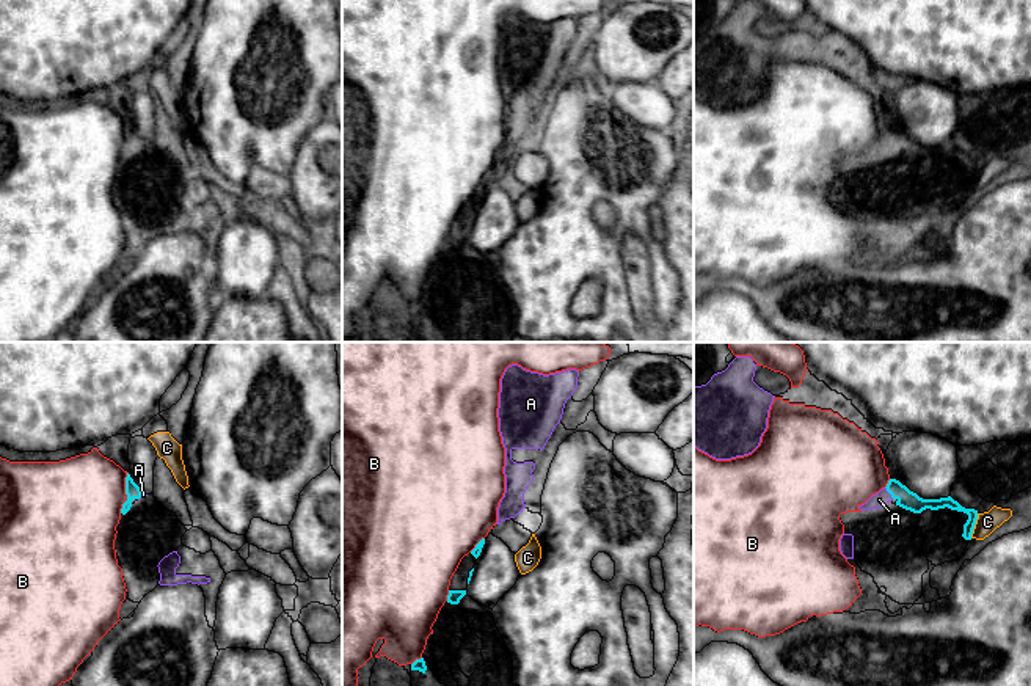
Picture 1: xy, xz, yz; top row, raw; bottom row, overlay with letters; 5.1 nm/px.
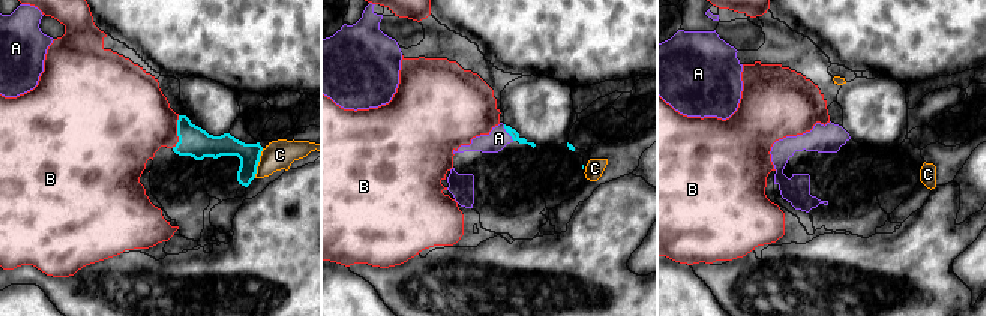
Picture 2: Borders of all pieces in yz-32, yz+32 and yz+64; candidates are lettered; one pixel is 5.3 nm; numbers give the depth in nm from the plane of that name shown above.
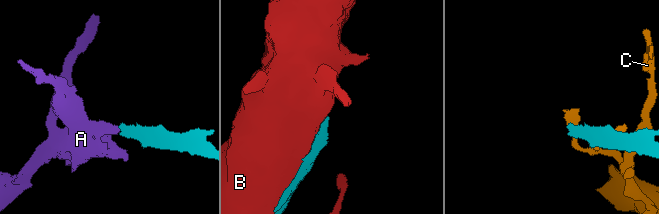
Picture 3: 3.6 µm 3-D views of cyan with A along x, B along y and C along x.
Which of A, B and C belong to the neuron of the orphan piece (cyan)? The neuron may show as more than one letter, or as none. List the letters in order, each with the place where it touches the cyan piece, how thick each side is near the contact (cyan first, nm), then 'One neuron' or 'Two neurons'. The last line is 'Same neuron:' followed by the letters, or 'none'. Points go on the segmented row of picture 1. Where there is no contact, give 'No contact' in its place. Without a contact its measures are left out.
A: Touches cyan at yz (888, 492). Thickness 100 nm (cyan) against 80 nm. One neuron
B: Touches cyan at xy (126, 493). Thickness 80 nm (cyan) against 440 nm. Two neurons
C: Touches cyan at yz (973, 526). Thickness 60 nm (cyan) against 110 nm. Two neurons
Same neuron: A

